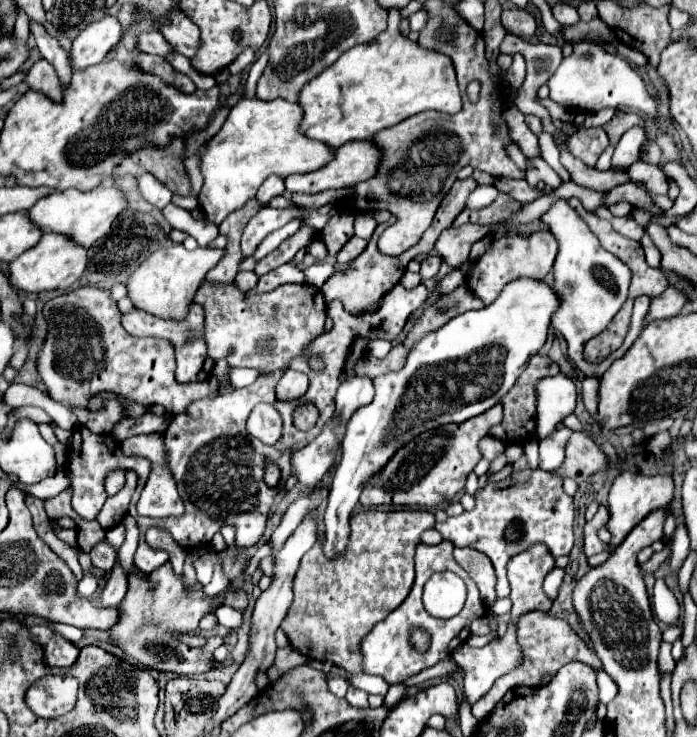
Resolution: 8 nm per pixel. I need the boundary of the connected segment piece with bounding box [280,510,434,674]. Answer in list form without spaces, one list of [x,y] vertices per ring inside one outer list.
[[[364,510],[364,512],[358,512],[352,516],[352,522],[350,522],[350,528],[352,528],[352,534],[350,534],[350,544],[346,548],[344,554],[340,554],[340,558],[334,558],[334,560],[328,560],[324,558],[322,554],[322,536],[318,538],[316,546],[312,550],[308,550],[300,562],[300,568],[296,572],[296,578],[294,578],[294,602],[292,606],[288,608],[288,614],[284,616],[284,622],[280,624],[280,628],[286,632],[290,644],[294,650],[298,650],[300,654],[312,658],[312,660],[320,660],[320,662],[326,662],[330,660],[332,664],[348,670],[350,674],[360,674],[362,672],[362,654],[360,654],[360,642],[364,640],[364,636],[380,622],[384,620],[392,610],[396,610],[408,596],[410,588],[412,588],[412,582],[414,582],[414,548],[420,544],[420,534],[426,530],[426,528],[432,528],[434,526],[434,514],[430,510]]]

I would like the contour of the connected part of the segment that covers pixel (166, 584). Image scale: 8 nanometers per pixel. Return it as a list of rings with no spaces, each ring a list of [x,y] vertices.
[[[168,562],[148,576],[128,572],[128,590],[124,602],[118,606],[120,616],[108,634],[112,644],[122,650],[122,658],[130,660],[138,668],[154,668],[174,674],[208,672],[212,670],[214,660],[214,656],[210,656],[210,642],[204,646],[190,646],[182,640],[176,640],[174,634],[194,634],[198,630],[200,618],[214,614],[220,604],[244,612],[248,608],[248,594],[244,590],[228,590],[224,596],[220,596],[220,600],[214,600],[212,596],[204,594],[202,584],[188,588],[184,574],[176,574]]]

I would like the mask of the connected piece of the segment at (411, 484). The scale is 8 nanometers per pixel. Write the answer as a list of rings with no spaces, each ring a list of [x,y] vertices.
[[[498,402],[484,414],[470,418],[462,424],[452,426],[438,426],[436,430],[428,430],[428,434],[420,434],[420,438],[414,438],[408,442],[408,446],[400,448],[392,460],[388,460],[388,466],[380,470],[380,474],[374,474],[364,486],[360,504],[364,508],[374,506],[436,506],[442,502],[450,502],[454,494],[458,494],[464,484],[468,472],[474,470],[478,460],[482,458],[478,450],[478,442],[488,436],[488,430],[496,424],[500,424],[502,418],[502,404]]]

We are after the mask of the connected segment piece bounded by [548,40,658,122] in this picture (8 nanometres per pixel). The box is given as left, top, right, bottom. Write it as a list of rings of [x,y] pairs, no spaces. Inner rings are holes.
[[[586,40],[575,44],[572,54],[562,59],[558,70],[548,80],[548,88],[550,88],[550,100],[572,110],[584,110],[584,112],[596,112],[602,108],[632,110],[652,122],[656,120],[658,114],[658,104],[648,94],[640,74],[622,56],[612,54],[601,45]],[[588,53],[591,57],[586,59],[585,55]]]

